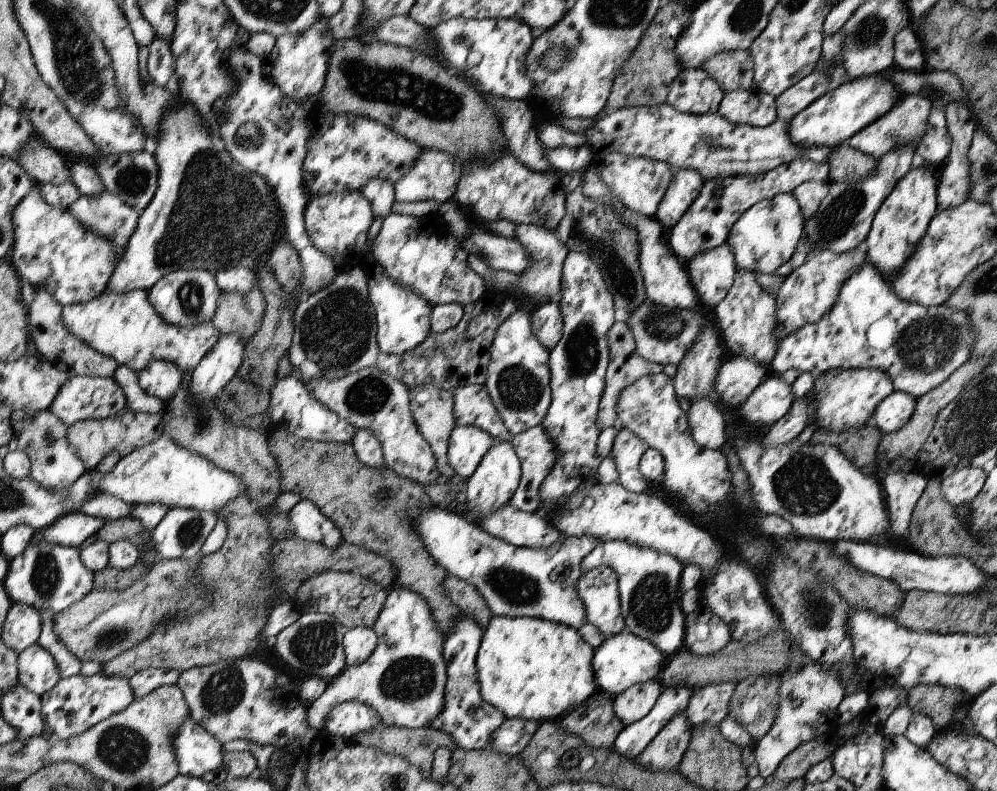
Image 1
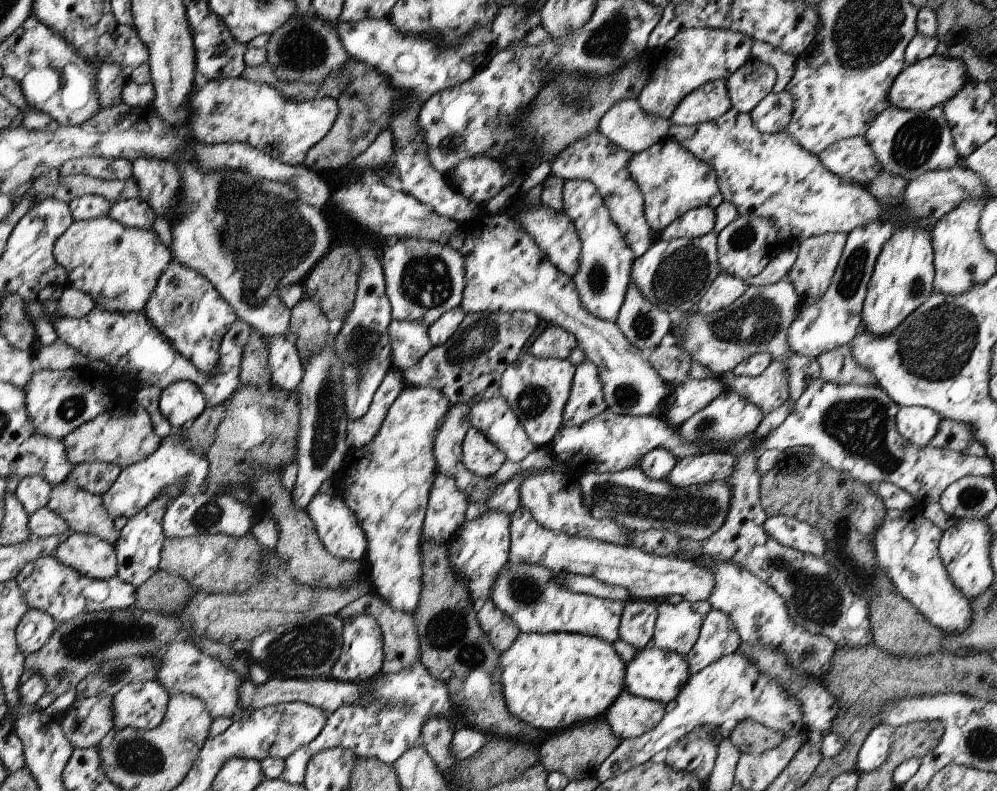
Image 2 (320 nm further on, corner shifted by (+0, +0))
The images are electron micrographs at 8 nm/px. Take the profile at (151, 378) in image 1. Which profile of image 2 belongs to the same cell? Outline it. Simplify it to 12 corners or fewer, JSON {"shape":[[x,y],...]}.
{"shape":[[184,380],[162,389],[158,404],[175,429],[192,424],[208,405]]}

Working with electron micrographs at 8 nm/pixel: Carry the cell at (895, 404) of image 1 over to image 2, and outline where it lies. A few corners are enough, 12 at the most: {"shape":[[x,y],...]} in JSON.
{"shape":[[900,407],[896,429],[912,446],[929,446],[941,416]]}

